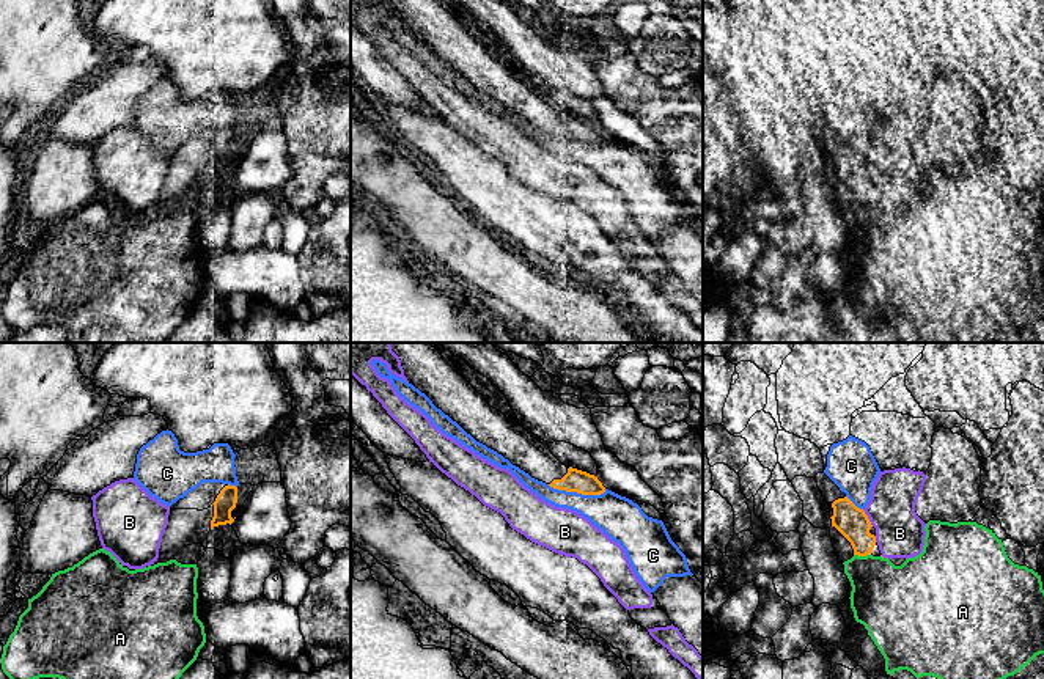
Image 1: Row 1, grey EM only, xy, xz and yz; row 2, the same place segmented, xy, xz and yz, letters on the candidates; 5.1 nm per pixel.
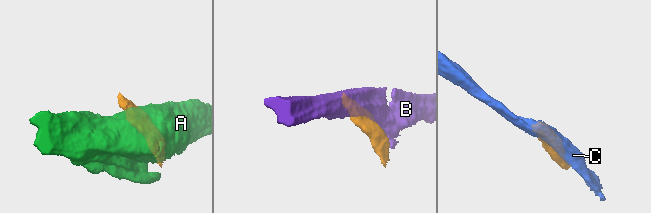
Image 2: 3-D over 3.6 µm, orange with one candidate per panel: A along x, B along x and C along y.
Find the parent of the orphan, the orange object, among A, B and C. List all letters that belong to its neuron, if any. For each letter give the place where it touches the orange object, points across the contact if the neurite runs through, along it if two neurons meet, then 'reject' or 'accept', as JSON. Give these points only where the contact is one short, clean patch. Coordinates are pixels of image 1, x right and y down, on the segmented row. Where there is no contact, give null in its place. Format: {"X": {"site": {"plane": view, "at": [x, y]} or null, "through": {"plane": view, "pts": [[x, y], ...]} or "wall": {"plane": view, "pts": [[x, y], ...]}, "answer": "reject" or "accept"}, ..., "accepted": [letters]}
{"A": {"site": {"plane": "yz", "at": [862, 555]}, "answer": "reject"}, "B": {"site": {"plane": "yz", "at": [867, 517]}, "answer": "reject"}, "C": {"site": {"plane": "xz", "at": [577, 492]}, "answer": "reject"}, "accepted": []}

